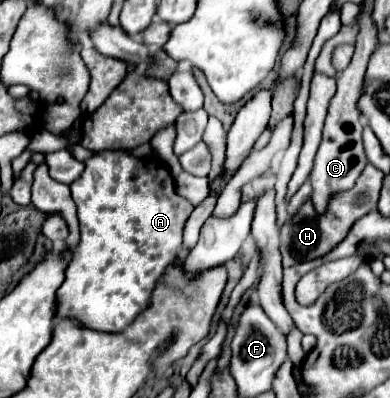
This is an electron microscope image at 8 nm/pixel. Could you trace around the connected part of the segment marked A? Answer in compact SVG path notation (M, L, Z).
M104 150L84 160L84 172L70 184L70 188L72 200L78 206L82 238L66 266L66 280L56 292L56 318L76 320L78 326L98 332L122 332L150 306L158 280L176 260L182 246L182 228L194 206L186 198L178 196L174 190L174 178L160 158L136 158L126 150Z

